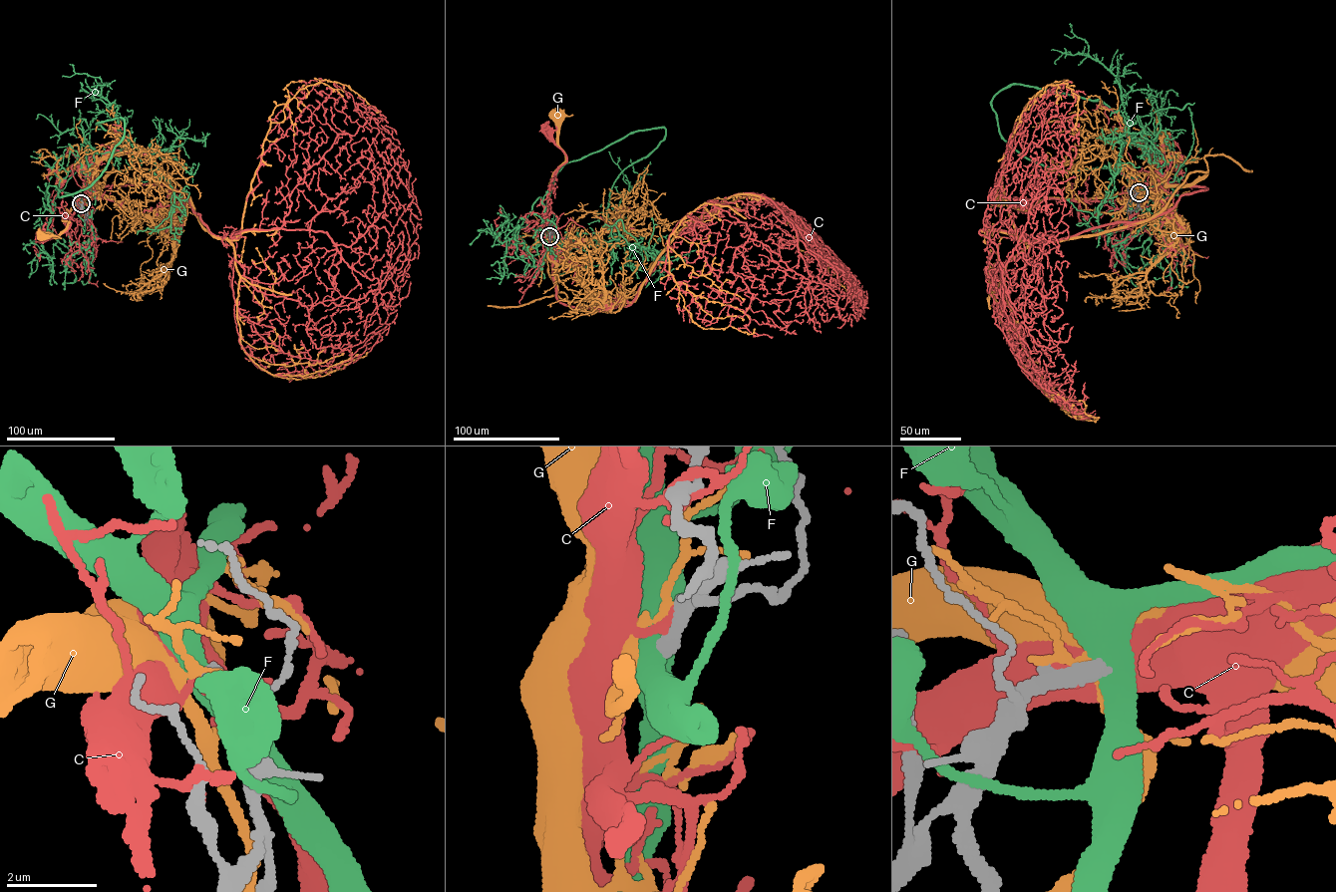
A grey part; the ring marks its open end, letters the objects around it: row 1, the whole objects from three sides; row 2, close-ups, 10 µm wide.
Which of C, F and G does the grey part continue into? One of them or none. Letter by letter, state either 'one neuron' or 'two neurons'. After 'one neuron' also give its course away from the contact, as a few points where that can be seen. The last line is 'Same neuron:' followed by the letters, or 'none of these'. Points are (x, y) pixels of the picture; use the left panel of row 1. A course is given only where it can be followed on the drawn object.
C: two neurons
F: two neurons
G: two neurons
Same neuron: none of these

